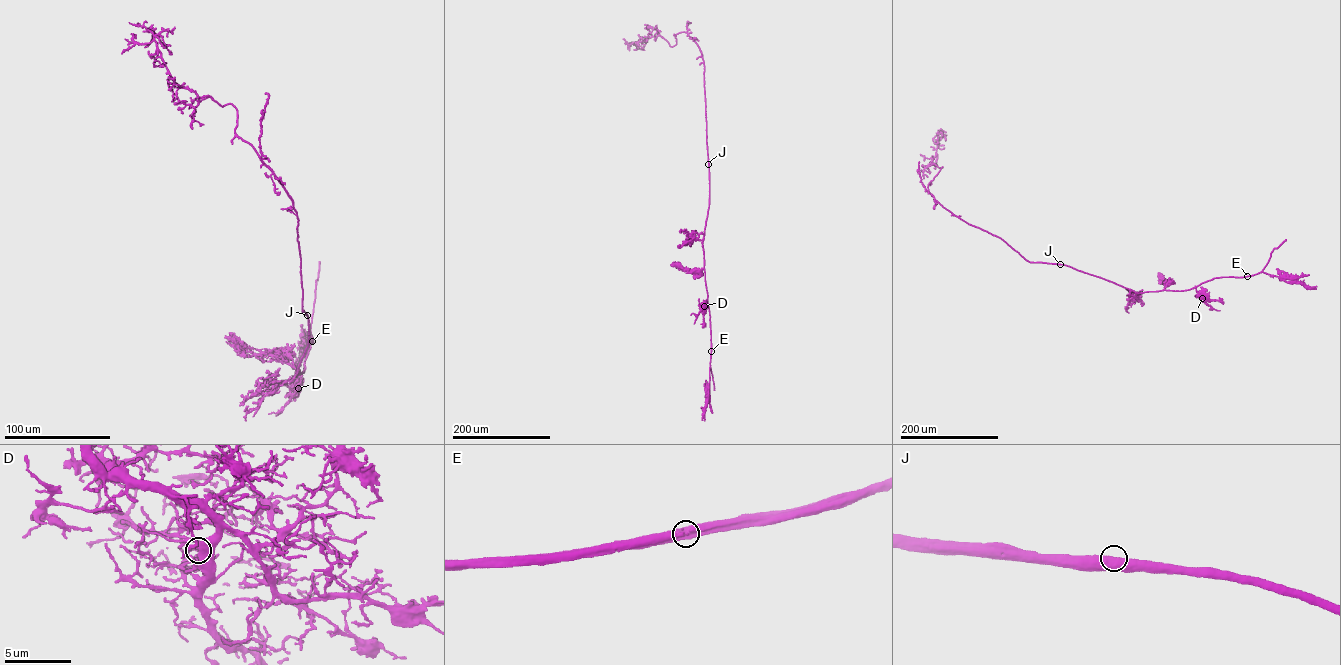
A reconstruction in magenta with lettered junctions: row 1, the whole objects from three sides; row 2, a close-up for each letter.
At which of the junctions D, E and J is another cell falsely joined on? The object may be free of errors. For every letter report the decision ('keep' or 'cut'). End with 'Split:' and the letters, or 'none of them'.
D: keep
E: keep
J: keep
Split: none of them

